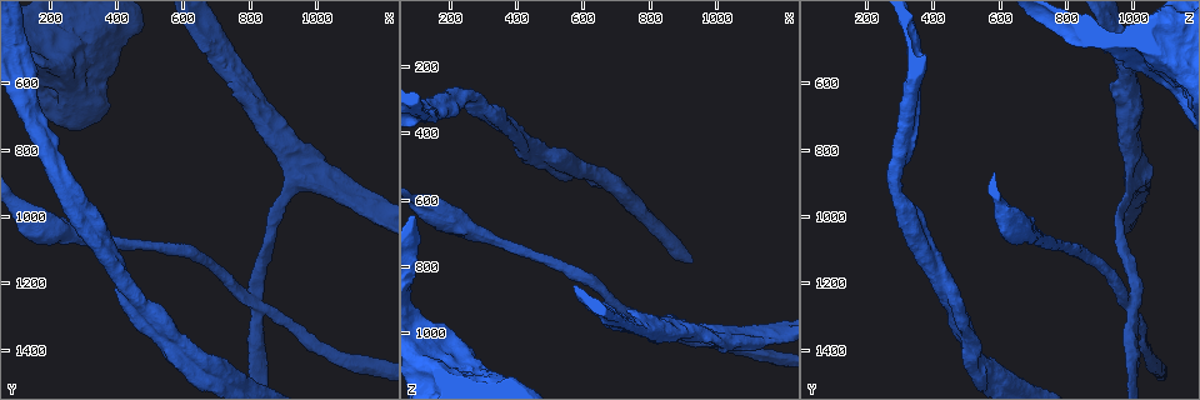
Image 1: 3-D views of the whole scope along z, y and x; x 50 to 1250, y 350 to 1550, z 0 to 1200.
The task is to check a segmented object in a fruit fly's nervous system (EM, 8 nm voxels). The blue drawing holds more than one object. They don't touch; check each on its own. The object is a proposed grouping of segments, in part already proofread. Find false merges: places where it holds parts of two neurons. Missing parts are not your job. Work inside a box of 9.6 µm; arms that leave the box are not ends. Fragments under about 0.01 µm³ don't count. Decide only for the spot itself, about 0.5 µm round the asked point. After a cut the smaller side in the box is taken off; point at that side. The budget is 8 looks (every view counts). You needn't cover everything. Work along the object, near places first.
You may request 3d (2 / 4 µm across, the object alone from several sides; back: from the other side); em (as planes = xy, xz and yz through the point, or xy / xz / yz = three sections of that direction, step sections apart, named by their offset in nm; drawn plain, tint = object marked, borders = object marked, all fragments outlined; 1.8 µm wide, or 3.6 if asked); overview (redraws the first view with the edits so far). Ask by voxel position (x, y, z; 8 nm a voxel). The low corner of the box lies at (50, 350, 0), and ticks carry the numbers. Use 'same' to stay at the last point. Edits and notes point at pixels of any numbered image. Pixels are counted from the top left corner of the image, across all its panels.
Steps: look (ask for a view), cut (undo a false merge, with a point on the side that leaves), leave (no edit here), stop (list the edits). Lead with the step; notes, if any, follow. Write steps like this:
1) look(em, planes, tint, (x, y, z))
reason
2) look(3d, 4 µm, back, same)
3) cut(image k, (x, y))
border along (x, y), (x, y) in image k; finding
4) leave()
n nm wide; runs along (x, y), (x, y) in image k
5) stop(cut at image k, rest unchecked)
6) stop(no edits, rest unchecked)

look(em, xy, step 8, plain, (690, 1450, 550))
sudden change in width

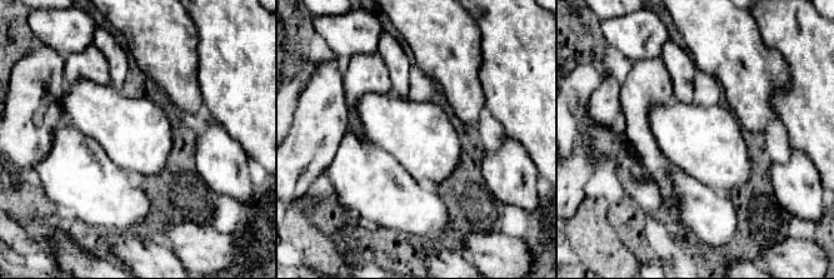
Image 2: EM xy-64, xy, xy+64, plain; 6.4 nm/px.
look(em, xy, step 8, tint, same)

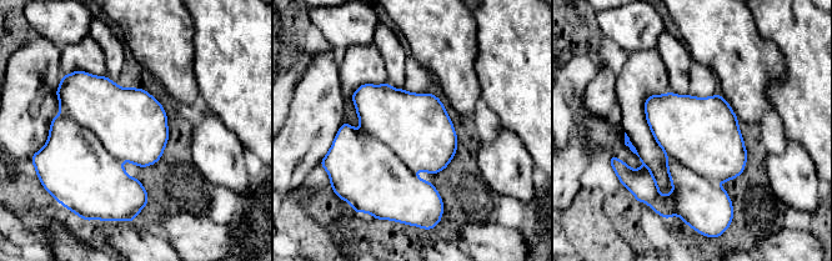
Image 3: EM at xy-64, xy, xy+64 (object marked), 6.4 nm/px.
leave()
500 nm wide; one neuron here

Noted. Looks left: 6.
look(3d, 4 µm, (220, 1060, 670))
thick turns thin

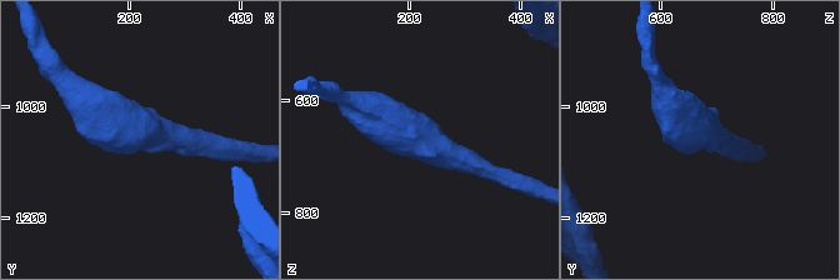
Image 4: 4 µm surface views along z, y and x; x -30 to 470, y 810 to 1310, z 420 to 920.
look(em, planes, tint, (220, 1055, 665))

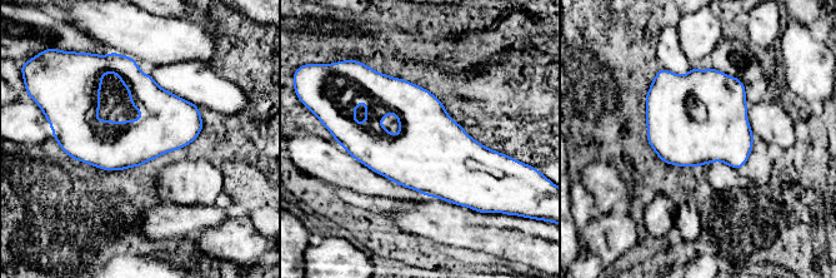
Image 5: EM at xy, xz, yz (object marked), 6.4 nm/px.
leave()
all the same neuron

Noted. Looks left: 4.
look(em, planes, tint, (650, 440, 930))

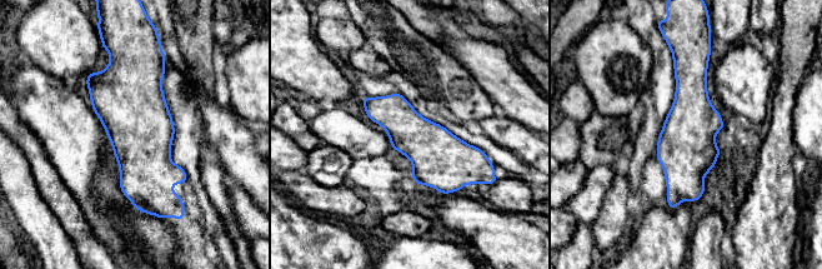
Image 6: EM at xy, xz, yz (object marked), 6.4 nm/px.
leave()
300 nm wide; one neuron here

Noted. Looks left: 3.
look(em, planes, plain, (1060, 900, 1020))
touches itself

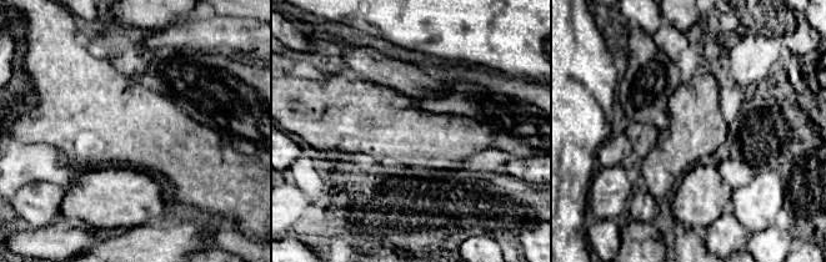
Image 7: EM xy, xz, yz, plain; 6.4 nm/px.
look(em, planes, borders, same)

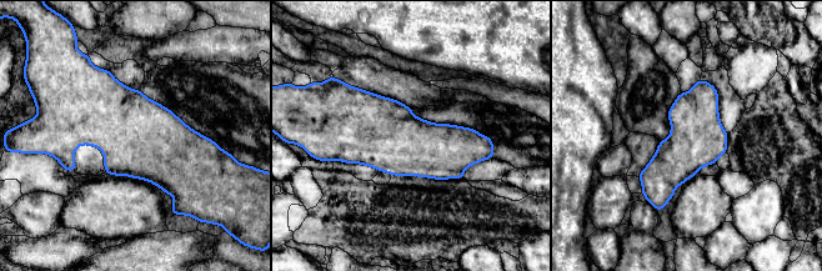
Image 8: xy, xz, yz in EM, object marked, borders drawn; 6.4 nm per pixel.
leave()
360 nm wide; all the same neuron

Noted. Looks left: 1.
stop(no edits, rest unchecked)

